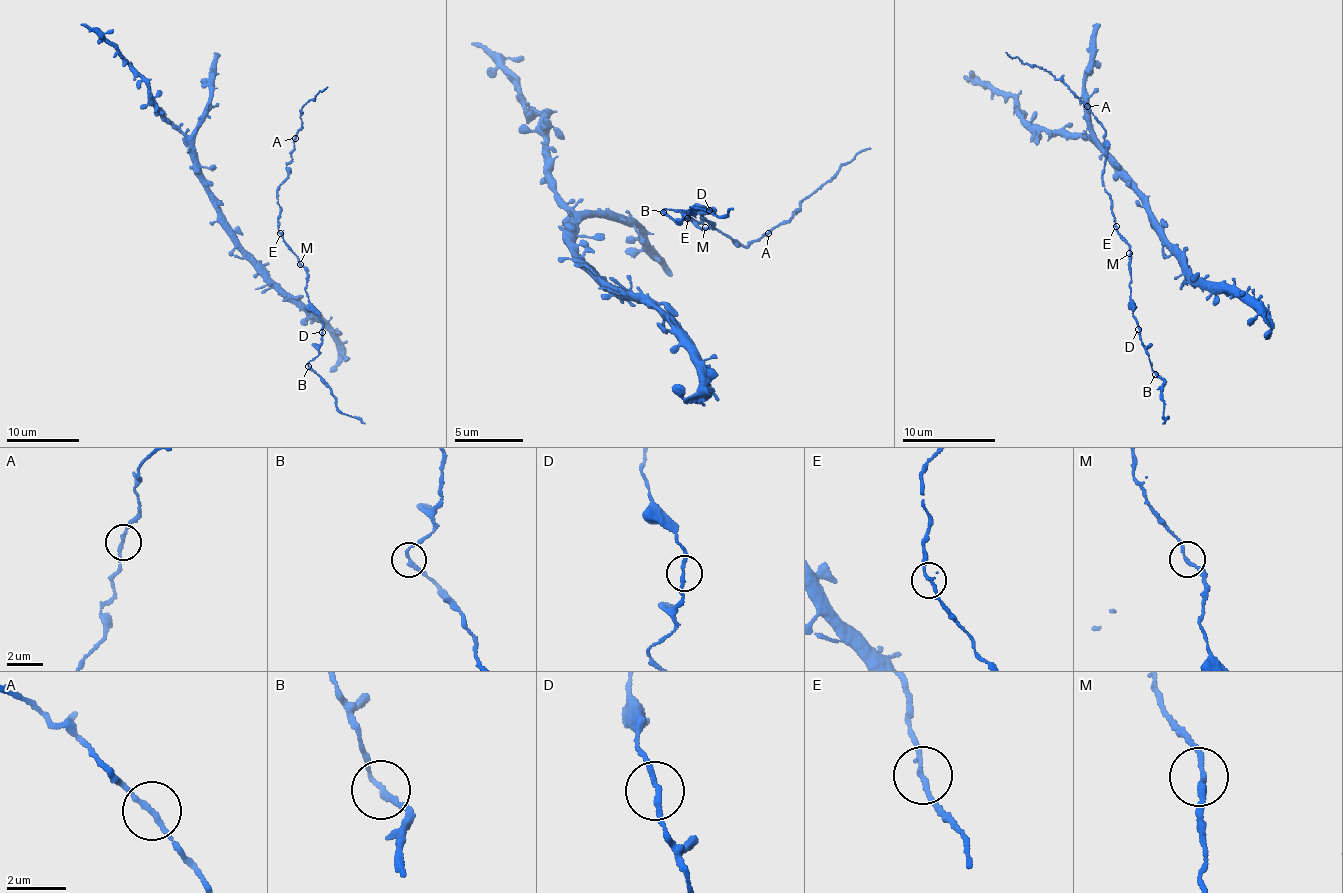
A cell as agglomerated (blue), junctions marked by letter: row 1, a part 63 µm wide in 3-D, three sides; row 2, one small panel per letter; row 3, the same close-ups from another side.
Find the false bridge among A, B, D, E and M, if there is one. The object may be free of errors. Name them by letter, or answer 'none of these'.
none of these

